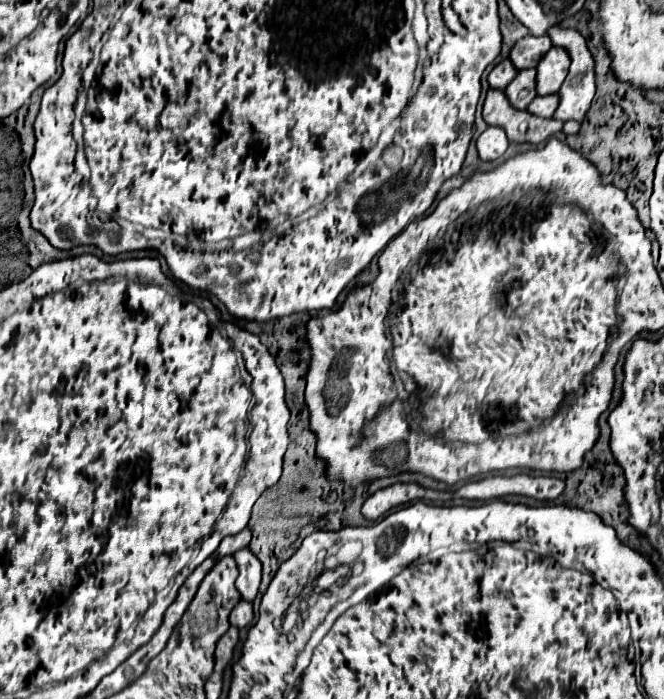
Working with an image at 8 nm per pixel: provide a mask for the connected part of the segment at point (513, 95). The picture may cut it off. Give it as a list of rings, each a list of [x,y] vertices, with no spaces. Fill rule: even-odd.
[[[522,69],[506,87],[506,97],[516,109],[526,109],[536,97],[536,69]]]

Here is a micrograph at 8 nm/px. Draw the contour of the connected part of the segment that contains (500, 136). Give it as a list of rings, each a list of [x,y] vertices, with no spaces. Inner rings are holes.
[[[488,127],[476,141],[478,147],[478,155],[482,161],[494,161],[498,157],[502,157],[508,149],[510,141],[506,137],[506,131],[500,127]]]

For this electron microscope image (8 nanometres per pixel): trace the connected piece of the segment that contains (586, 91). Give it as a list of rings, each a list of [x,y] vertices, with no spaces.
[[[552,27],[548,31],[550,39],[552,39],[552,45],[560,45],[564,47],[568,53],[570,53],[570,59],[572,59],[572,65],[570,65],[570,73],[566,77],[566,81],[562,83],[558,95],[560,95],[560,105],[554,113],[554,119],[562,119],[562,121],[568,121],[568,119],[574,119],[574,121],[584,121],[592,101],[594,101],[594,95],[596,95],[596,73],[594,73],[594,57],[586,45],[586,39],[576,31],[576,29],[560,29],[560,27]]]

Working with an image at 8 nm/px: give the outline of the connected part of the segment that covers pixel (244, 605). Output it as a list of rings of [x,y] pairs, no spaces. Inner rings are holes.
[[[240,601],[230,613],[230,625],[238,629],[244,629],[246,625],[250,625],[252,619],[254,619],[254,609],[252,609],[252,603],[248,601]]]

